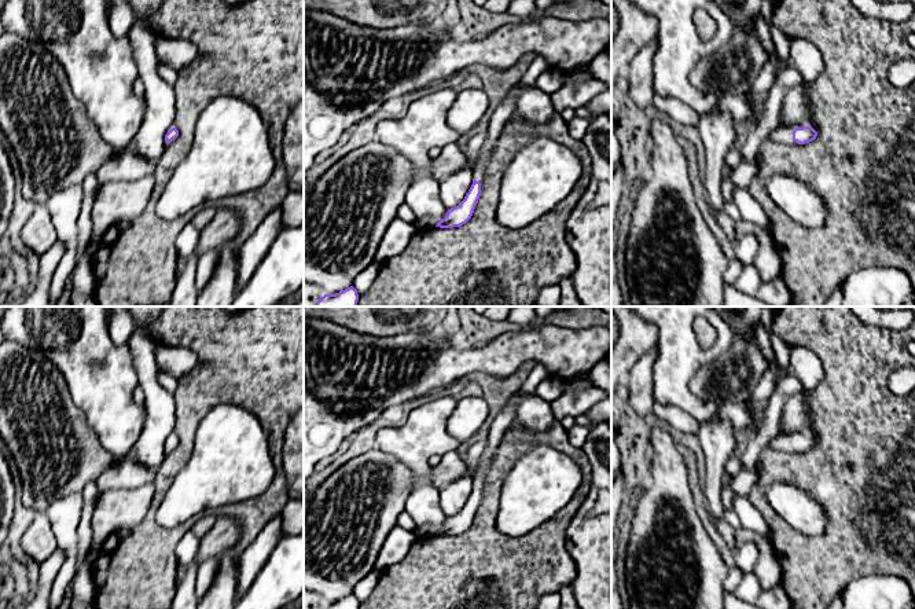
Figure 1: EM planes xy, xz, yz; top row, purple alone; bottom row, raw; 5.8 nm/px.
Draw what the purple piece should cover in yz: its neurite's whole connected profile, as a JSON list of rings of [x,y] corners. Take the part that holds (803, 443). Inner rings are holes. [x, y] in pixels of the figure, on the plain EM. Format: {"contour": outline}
{"contour": [[[812,433],[801,434],[779,434],[771,444],[769,448],[786,451],[786,452],[805,452],[815,448],[817,440]]]}

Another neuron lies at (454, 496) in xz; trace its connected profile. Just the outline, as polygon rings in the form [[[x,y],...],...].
[[[466,474],[449,485],[441,488],[440,503],[447,517],[458,514],[473,492],[473,478]]]

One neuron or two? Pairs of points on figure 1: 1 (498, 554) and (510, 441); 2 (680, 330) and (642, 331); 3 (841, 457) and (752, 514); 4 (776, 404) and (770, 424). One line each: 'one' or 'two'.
1: one
2: two
3: two
4: one

